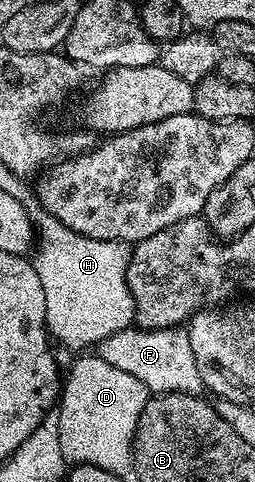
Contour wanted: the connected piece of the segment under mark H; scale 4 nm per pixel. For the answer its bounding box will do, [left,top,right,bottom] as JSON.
[32,212,134,351]

